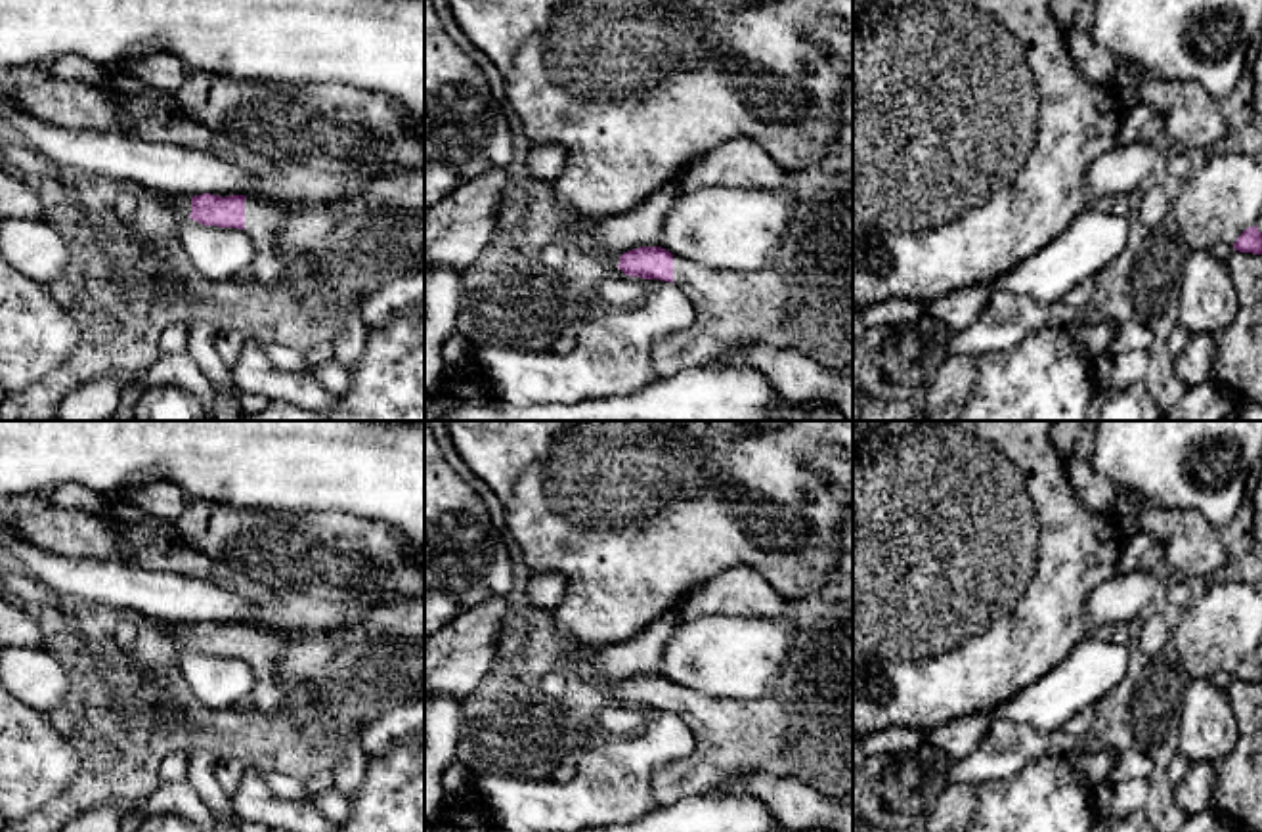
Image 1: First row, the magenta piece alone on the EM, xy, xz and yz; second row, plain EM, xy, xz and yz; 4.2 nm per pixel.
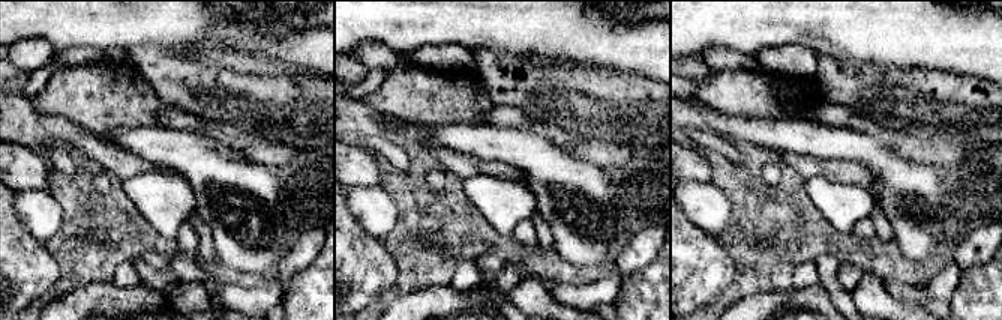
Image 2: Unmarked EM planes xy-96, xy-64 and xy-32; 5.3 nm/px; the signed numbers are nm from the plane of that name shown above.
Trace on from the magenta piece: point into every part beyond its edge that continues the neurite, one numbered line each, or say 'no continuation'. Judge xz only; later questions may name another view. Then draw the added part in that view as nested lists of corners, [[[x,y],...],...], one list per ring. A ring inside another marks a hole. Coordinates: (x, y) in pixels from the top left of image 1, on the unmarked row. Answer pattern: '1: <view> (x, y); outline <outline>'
1: xz (731, 737); outline [[[673,685],[673,712],[692,731],[694,752],[654,771],[656,807],[685,796],[727,794],[736,777],[771,767],[792,740],[795,704],[772,694],[757,700],[721,700]]]

